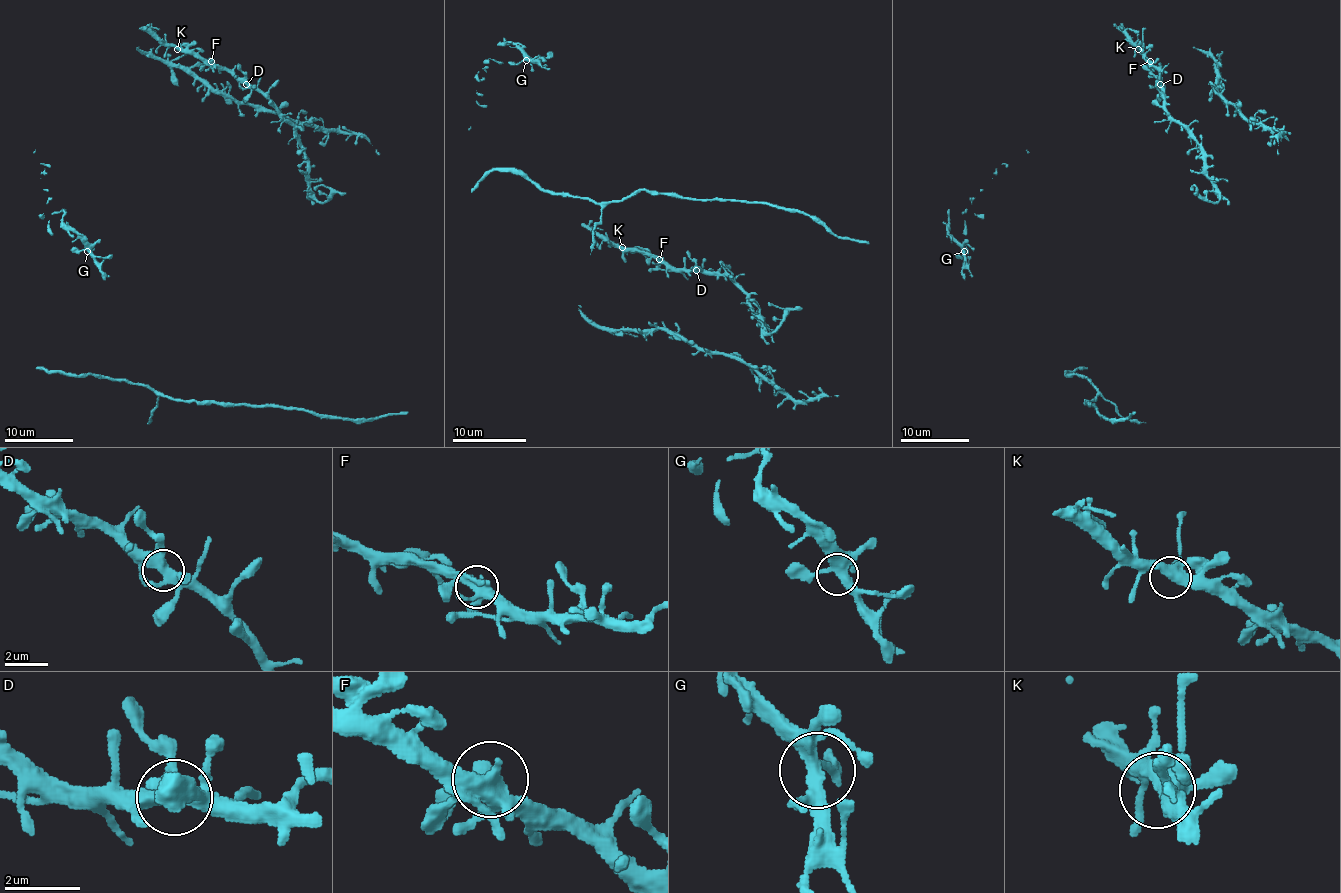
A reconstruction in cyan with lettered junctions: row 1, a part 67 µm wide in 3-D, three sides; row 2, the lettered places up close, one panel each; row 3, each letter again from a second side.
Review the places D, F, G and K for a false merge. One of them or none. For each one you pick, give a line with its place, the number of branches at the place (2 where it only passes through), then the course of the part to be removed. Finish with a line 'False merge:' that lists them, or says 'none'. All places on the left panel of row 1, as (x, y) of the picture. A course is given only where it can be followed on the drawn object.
False merge: none

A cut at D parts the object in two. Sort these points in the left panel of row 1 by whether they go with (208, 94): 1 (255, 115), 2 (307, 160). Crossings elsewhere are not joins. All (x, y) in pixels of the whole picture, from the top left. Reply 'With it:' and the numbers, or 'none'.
With it: 1

